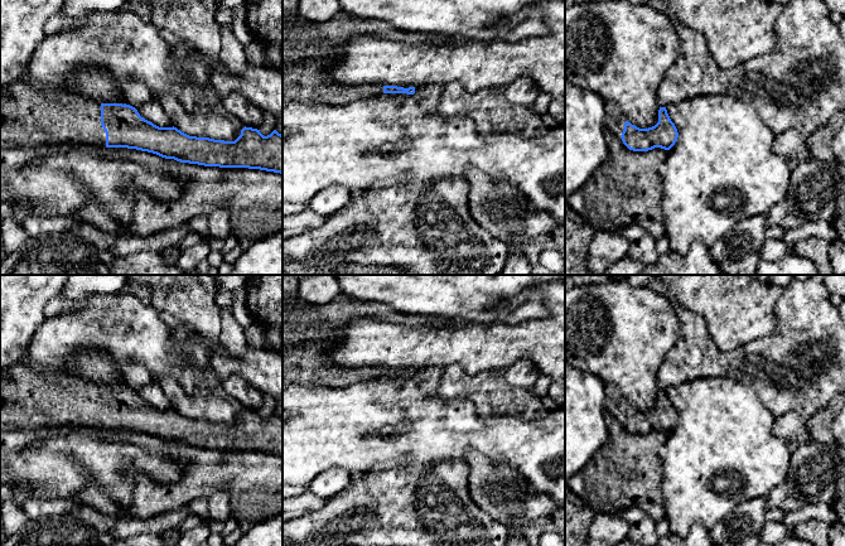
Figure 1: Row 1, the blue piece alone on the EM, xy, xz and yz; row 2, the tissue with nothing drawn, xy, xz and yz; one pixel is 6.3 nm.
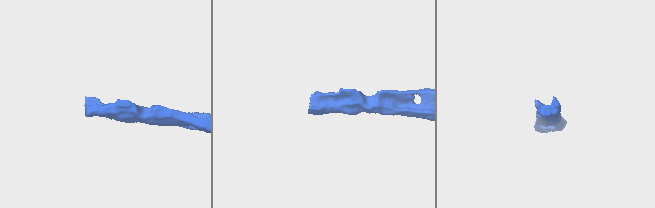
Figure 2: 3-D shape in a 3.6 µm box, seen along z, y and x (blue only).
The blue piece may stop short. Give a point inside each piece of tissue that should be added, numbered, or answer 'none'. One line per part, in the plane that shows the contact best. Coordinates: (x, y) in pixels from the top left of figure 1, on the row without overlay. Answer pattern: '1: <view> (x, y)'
1: xy (29, 399)

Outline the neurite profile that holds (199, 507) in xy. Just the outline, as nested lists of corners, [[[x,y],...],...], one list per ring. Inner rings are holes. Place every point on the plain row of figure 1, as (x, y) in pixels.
[[[201,497],[194,499],[190,504],[189,508],[192,511],[192,514],[203,517],[208,513],[208,498]]]

